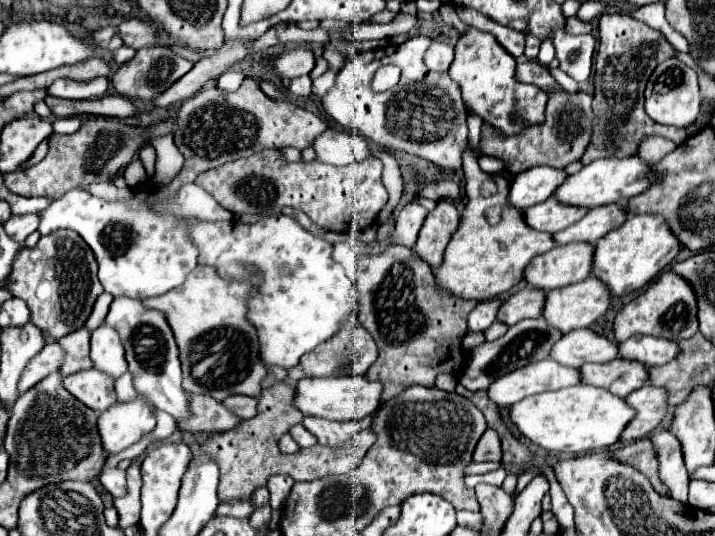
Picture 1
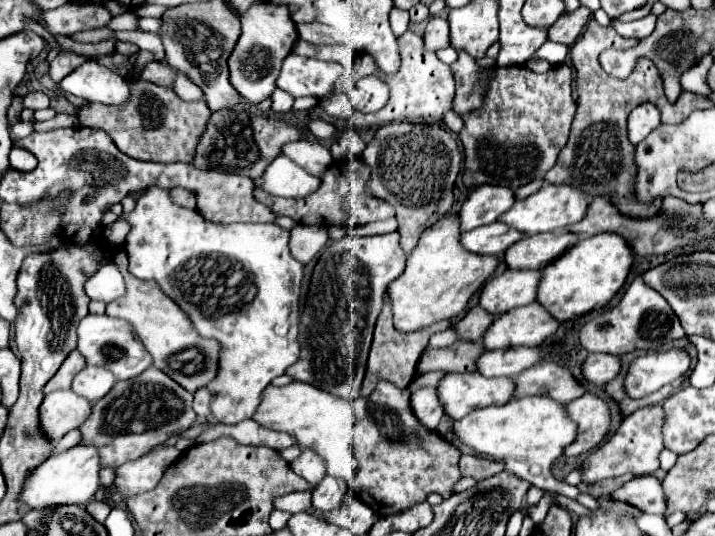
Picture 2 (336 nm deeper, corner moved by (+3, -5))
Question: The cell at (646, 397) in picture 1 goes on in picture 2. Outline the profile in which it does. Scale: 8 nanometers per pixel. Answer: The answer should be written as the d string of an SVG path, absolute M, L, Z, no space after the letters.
M585 393L585 397L571 401L567 409L569 417L577 421L579 433L575 443L569 445L569 449L565 449L565 455L575 457L595 451L605 441L611 427L611 411L607 401L593 393Z

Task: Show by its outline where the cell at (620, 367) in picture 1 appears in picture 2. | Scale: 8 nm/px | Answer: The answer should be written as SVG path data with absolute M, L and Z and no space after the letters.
M547 361L527 369L515 379L515 397L525 395L547 395L555 401L569 403L587 393L587 389L571 375L571 371L559 363Z

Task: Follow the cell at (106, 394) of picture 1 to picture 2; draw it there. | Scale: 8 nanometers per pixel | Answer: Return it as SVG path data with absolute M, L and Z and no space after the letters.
M71 389L53 391L41 403L41 427L51 441L59 441L71 429L81 427L91 415L91 403Z

